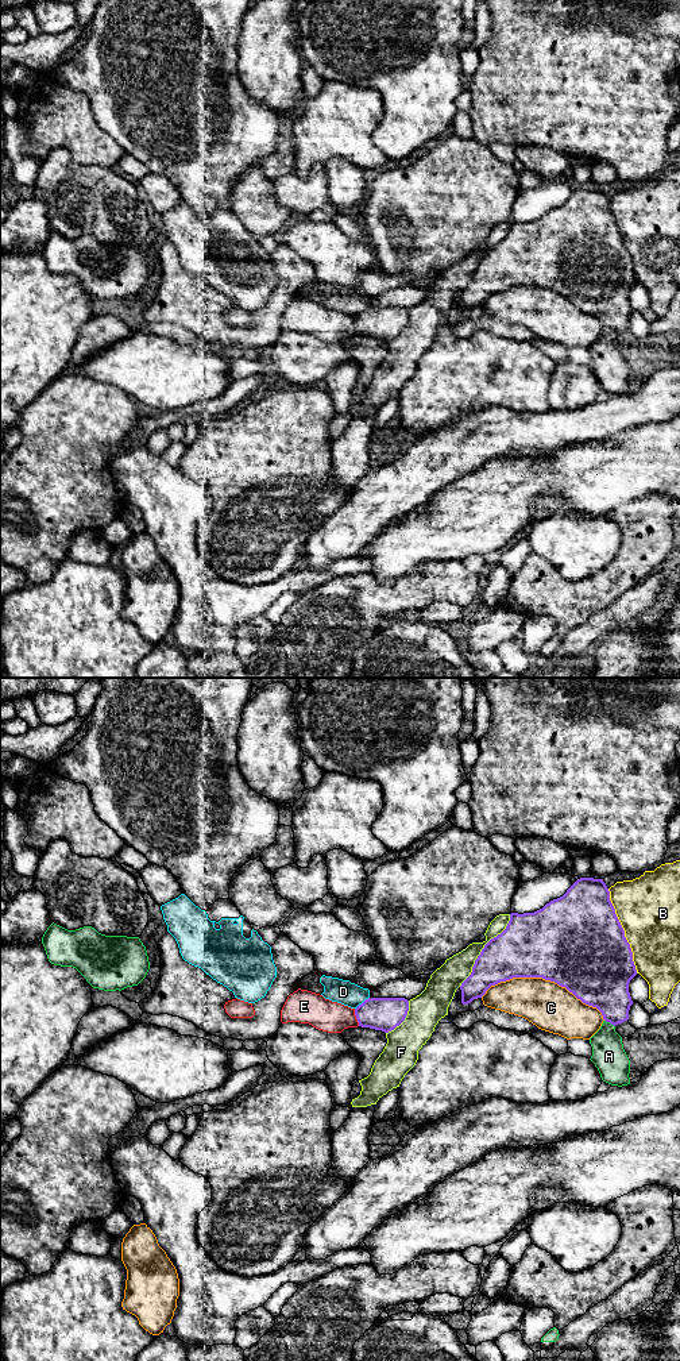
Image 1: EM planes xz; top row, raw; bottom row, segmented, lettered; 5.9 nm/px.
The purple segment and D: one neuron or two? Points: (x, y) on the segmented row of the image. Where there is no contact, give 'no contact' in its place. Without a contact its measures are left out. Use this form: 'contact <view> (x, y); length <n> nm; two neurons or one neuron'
contact xz (363, 1002); length 120 nm; two neurons

